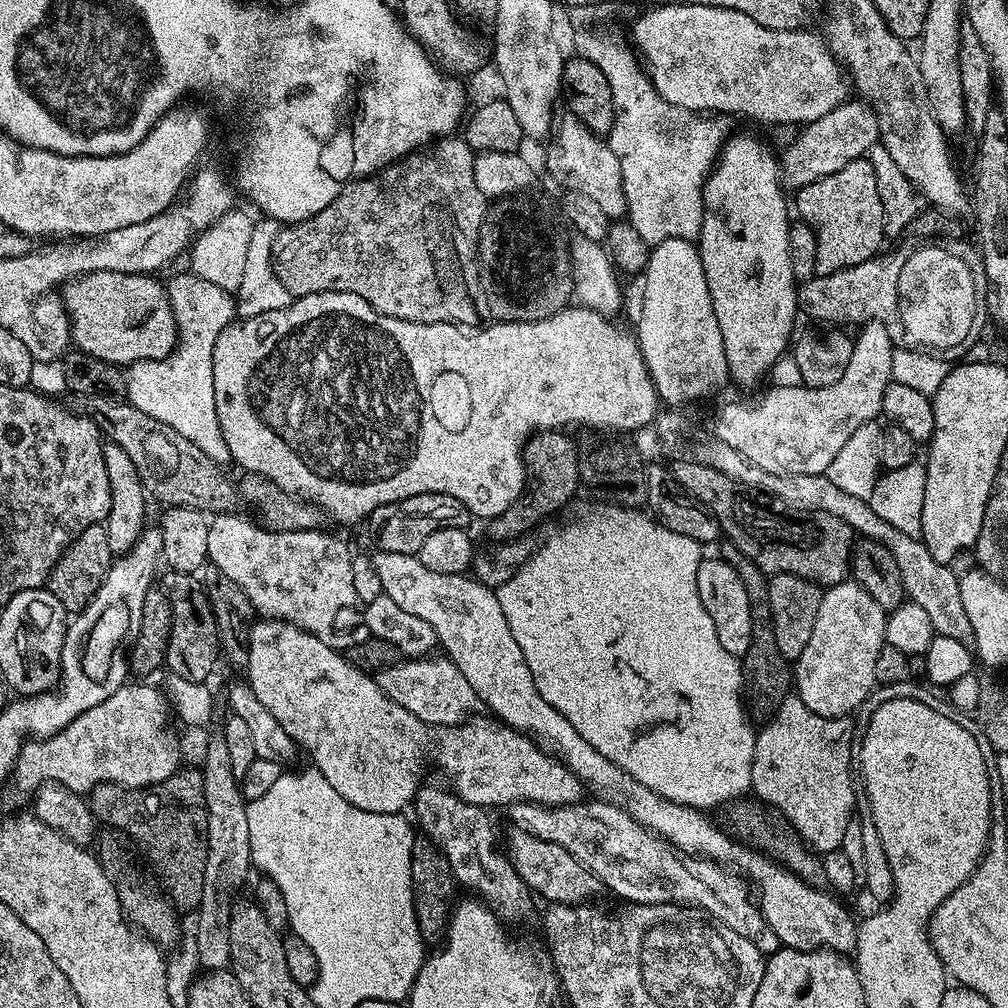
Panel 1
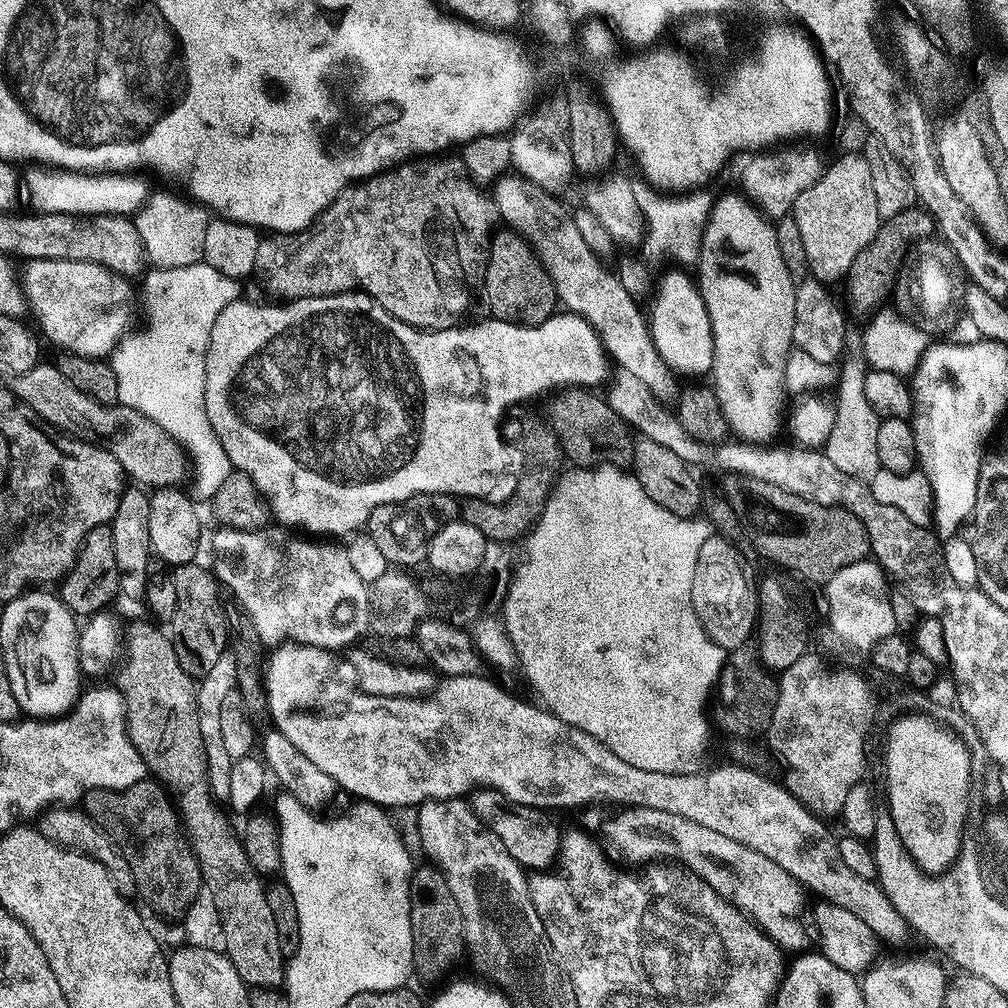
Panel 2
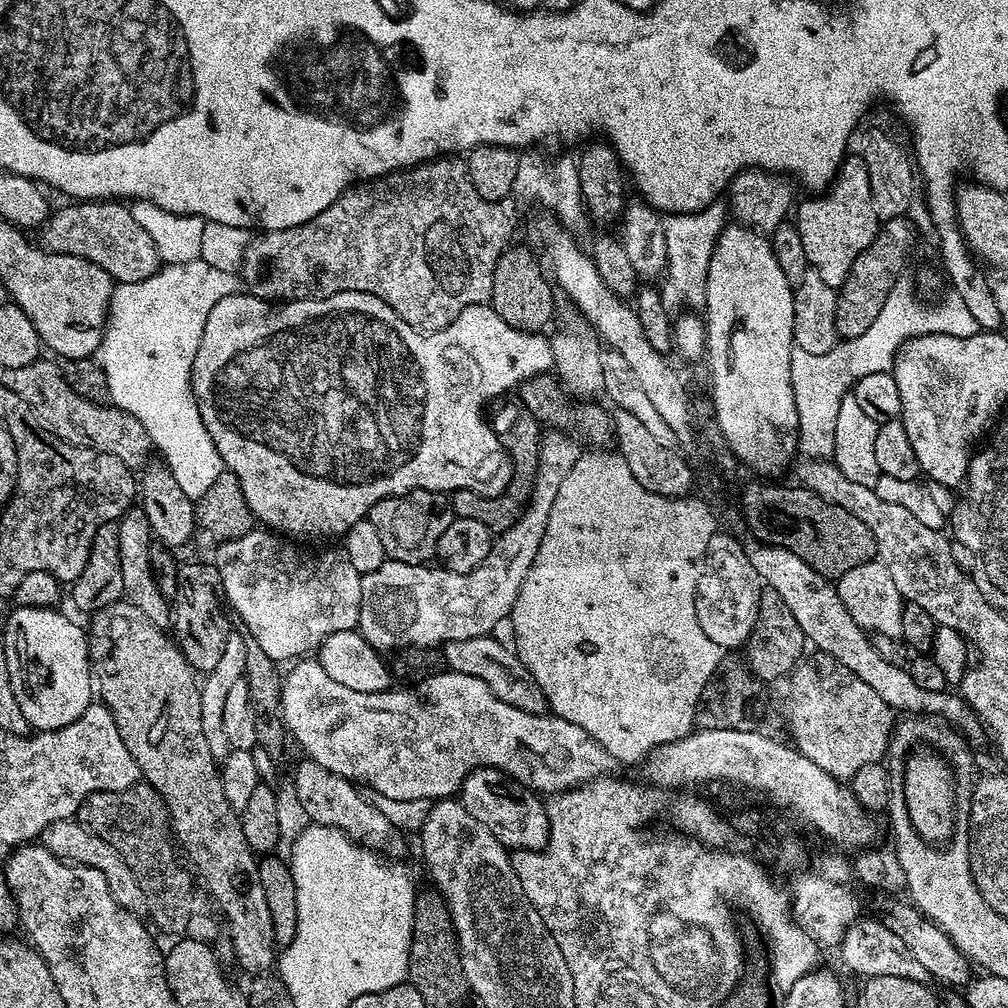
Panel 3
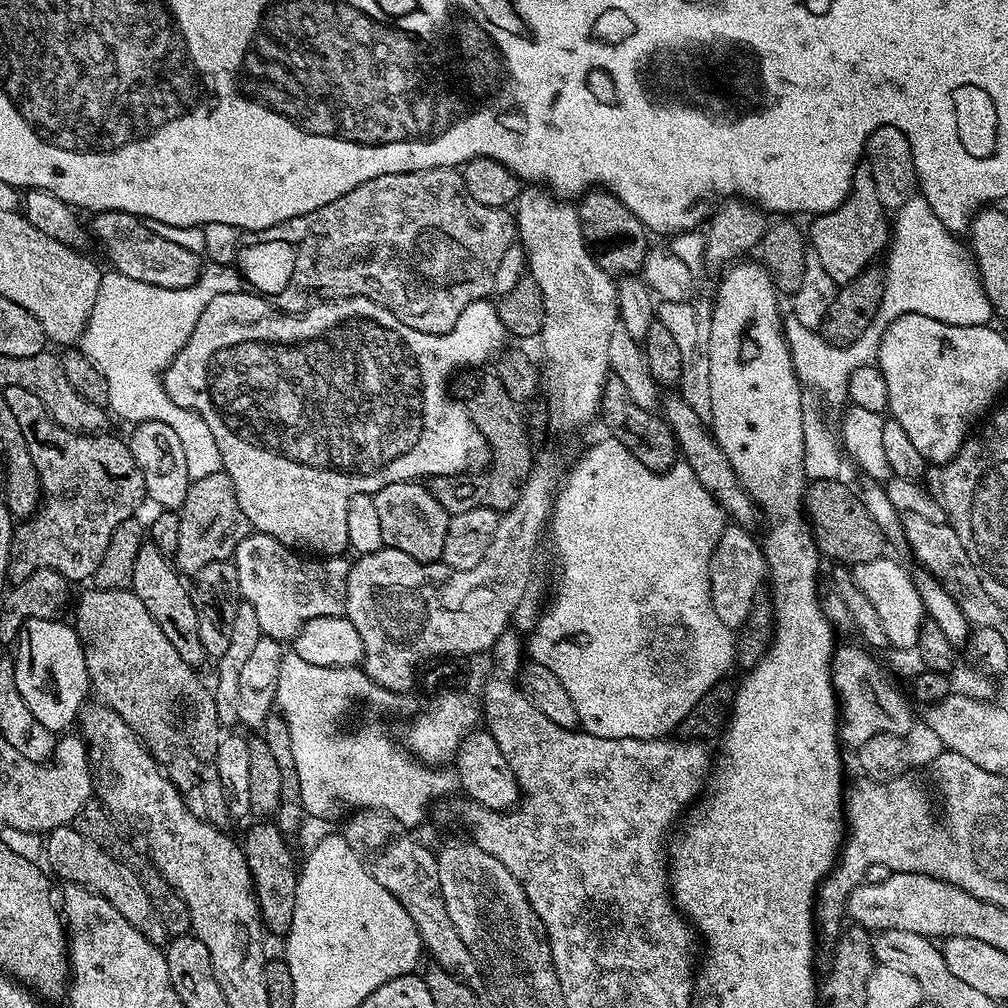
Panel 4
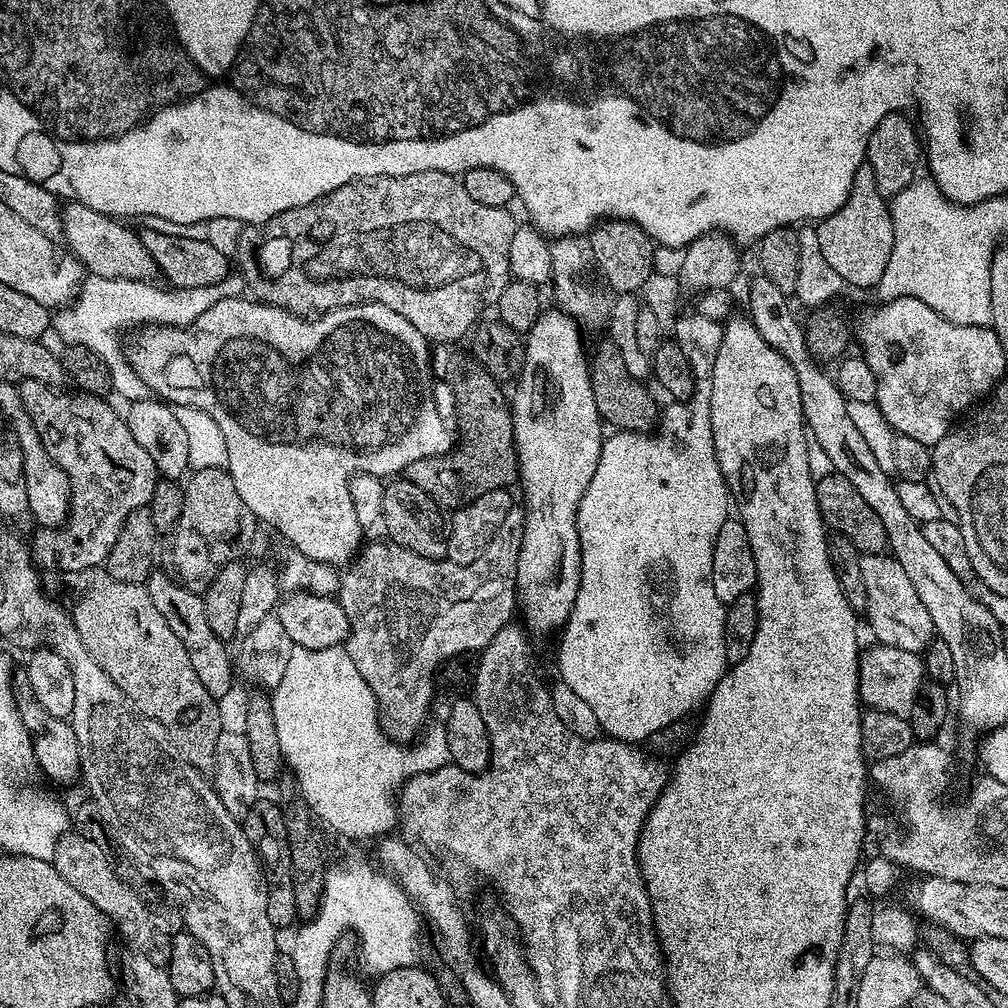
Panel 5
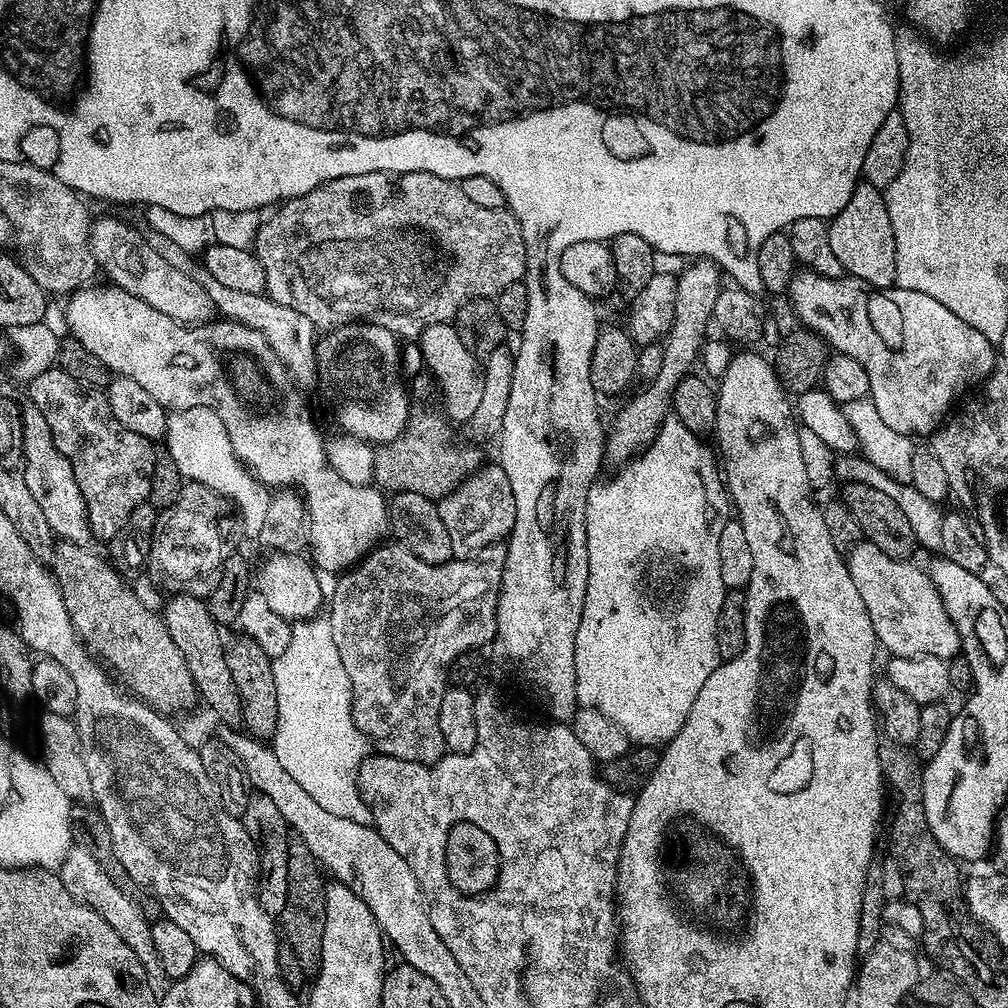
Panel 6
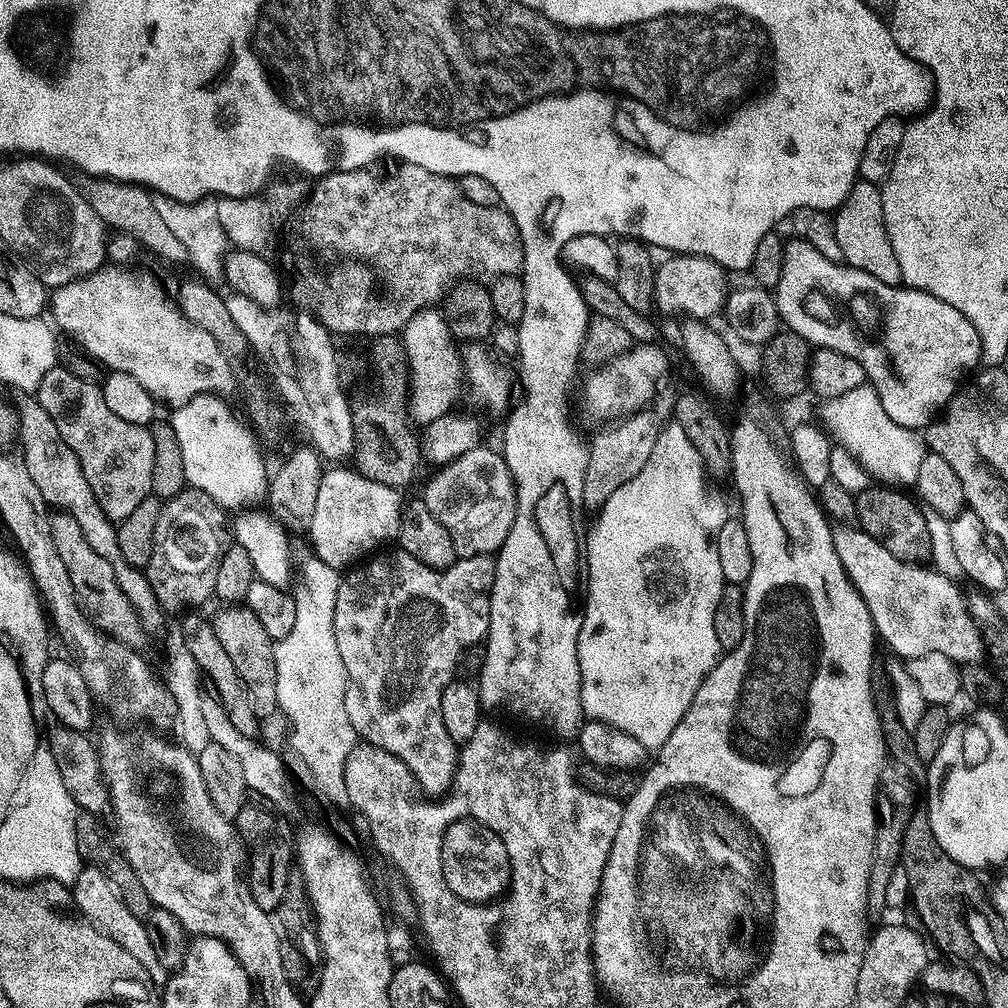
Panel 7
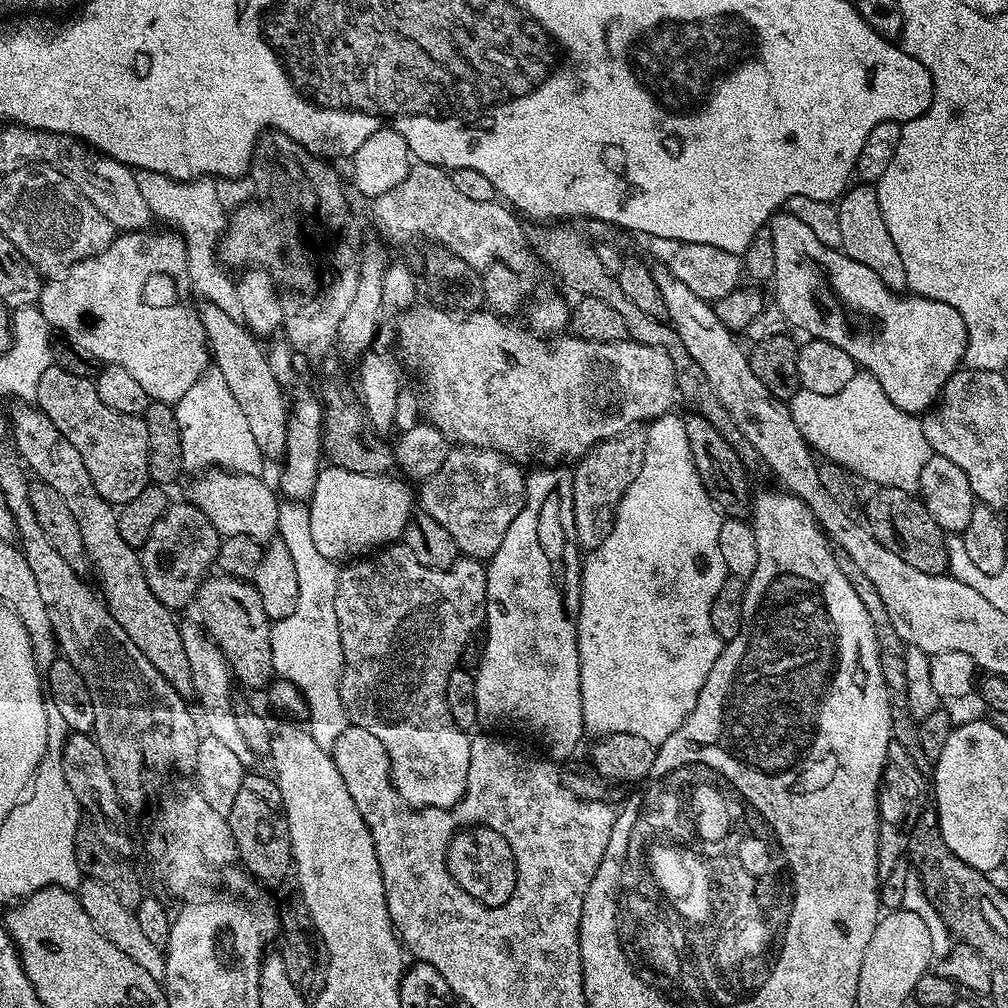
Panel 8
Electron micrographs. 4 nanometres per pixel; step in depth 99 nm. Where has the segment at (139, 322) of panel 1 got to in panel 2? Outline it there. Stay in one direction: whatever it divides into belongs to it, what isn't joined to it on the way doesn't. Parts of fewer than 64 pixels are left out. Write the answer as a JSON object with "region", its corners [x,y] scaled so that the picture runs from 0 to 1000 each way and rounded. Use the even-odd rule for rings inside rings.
{"region":[[[29,258],[23,265],[24,297],[44,324],[49,339],[61,341],[63,348],[78,353],[110,354],[131,317],[128,275],[119,274],[100,262],[72,258]]]}

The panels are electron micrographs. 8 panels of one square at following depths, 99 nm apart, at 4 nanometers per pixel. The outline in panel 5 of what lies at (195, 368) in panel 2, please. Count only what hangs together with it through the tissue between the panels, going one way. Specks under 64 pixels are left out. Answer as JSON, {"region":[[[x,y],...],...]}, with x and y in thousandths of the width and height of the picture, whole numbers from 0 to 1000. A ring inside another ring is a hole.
{"region":[[[88,271],[84,273],[83,279],[79,284],[79,289],[70,303],[59,307],[52,315],[52,324],[57,332],[62,335],[65,343],[81,342],[87,347],[97,351],[102,357],[102,361],[106,363],[107,370],[110,372],[111,386],[114,392],[125,395],[127,399],[132,399],[146,392],[146,385],[136,369],[132,367],[131,361],[128,360],[126,350],[122,347],[121,341],[119,345],[120,329],[127,326],[133,321],[151,320],[164,324],[186,324],[194,317],[194,312],[202,306],[202,304],[194,304],[194,298],[190,292],[185,292],[182,287],[157,286],[154,282],[131,277],[117,276],[101,276],[99,273]]]}

